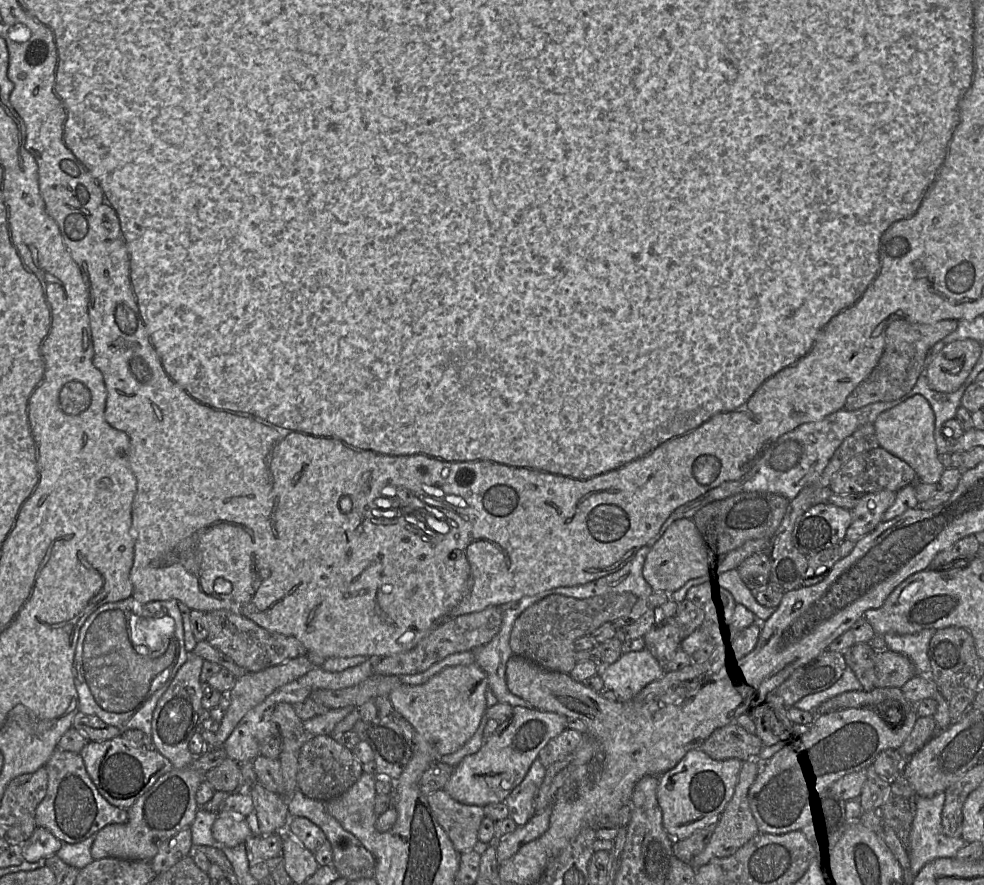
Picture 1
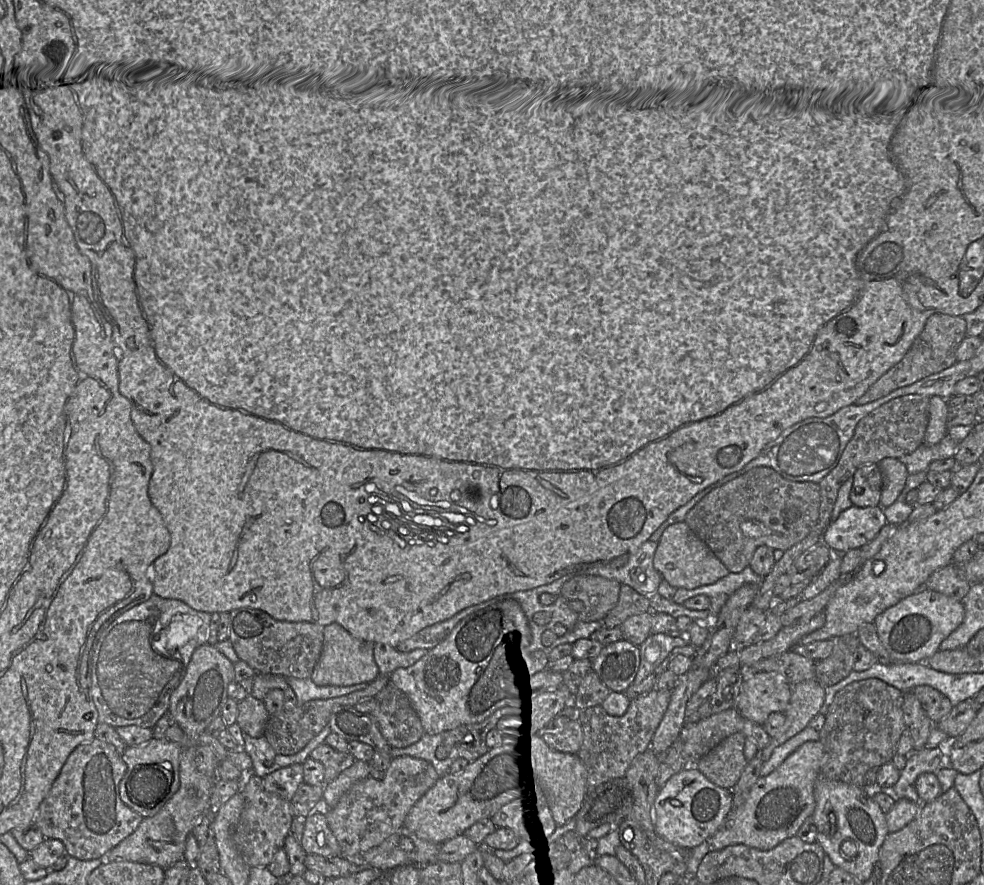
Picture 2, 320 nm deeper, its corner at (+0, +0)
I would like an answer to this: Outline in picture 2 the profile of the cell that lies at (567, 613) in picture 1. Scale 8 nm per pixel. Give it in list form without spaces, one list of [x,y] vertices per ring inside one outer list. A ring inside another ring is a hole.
[[[621,584],[617,605],[603,619],[605,627],[620,626],[628,617],[650,611],[649,599],[628,585]]]

